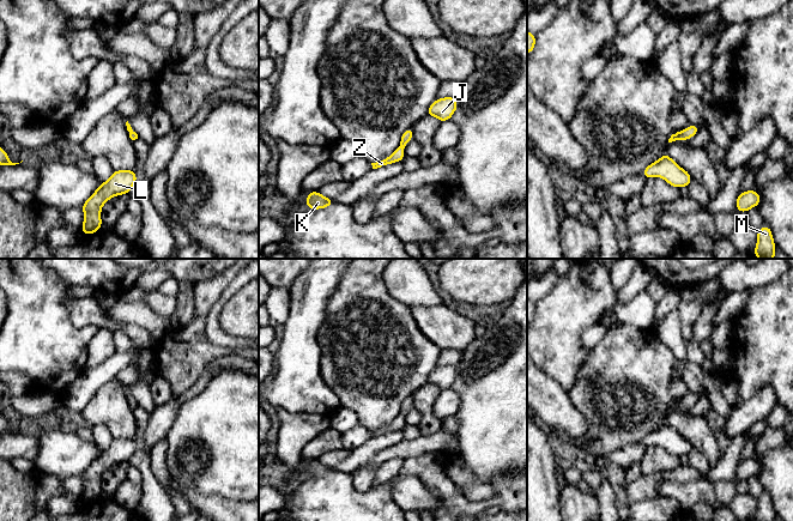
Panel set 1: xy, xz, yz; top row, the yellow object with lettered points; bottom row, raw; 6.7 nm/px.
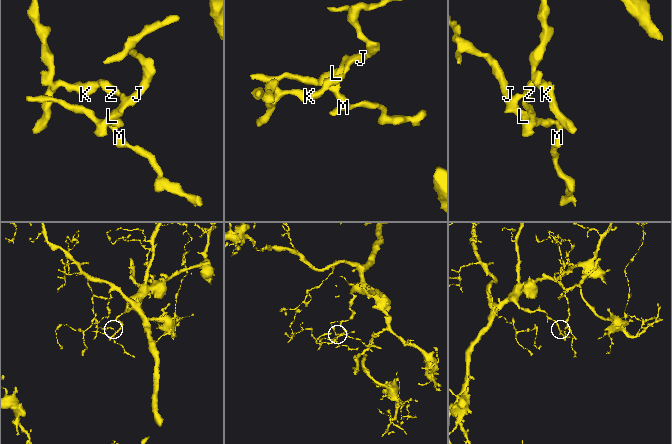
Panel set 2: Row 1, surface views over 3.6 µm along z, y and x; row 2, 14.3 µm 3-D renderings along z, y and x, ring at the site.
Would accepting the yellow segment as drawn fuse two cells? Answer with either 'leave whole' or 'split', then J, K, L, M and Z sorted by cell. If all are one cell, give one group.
leave whole | J K L M Z

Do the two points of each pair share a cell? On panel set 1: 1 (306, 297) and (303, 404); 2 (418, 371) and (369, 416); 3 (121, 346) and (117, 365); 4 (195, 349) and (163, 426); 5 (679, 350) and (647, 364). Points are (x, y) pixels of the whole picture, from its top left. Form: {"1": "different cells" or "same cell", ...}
{"1": "same cell", "2": "same cell", "3": "different cells", "4": "different cells", "5": "different cells"}

